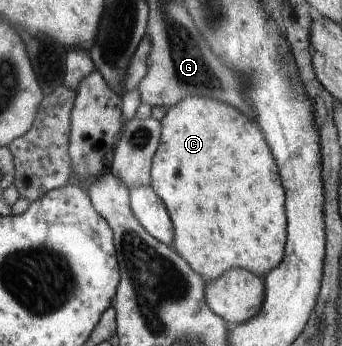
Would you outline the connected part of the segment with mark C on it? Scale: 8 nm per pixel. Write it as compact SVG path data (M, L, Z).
M192 95L185 97L176 106L167 109L166 115L160 120L161 122L161 145L158 146L157 153L153 157L152 165L152 186L162 198L162 203L169 210L169 215L174 215L173 227L176 235L172 247L181 255L193 268L198 271L198 275L204 277L206 283L220 275L224 275L228 269L246 269L246 271L254 271L254 275L266 276L268 271L276 269L280 265L284 257L284 243L286 243L286 215L284 215L284 189L280 185L280 177L278 177L278 169L274 165L270 147L266 145L256 121L246 115L242 115L242 111L232 107L224 101L216 99L208 99L202 95Z

